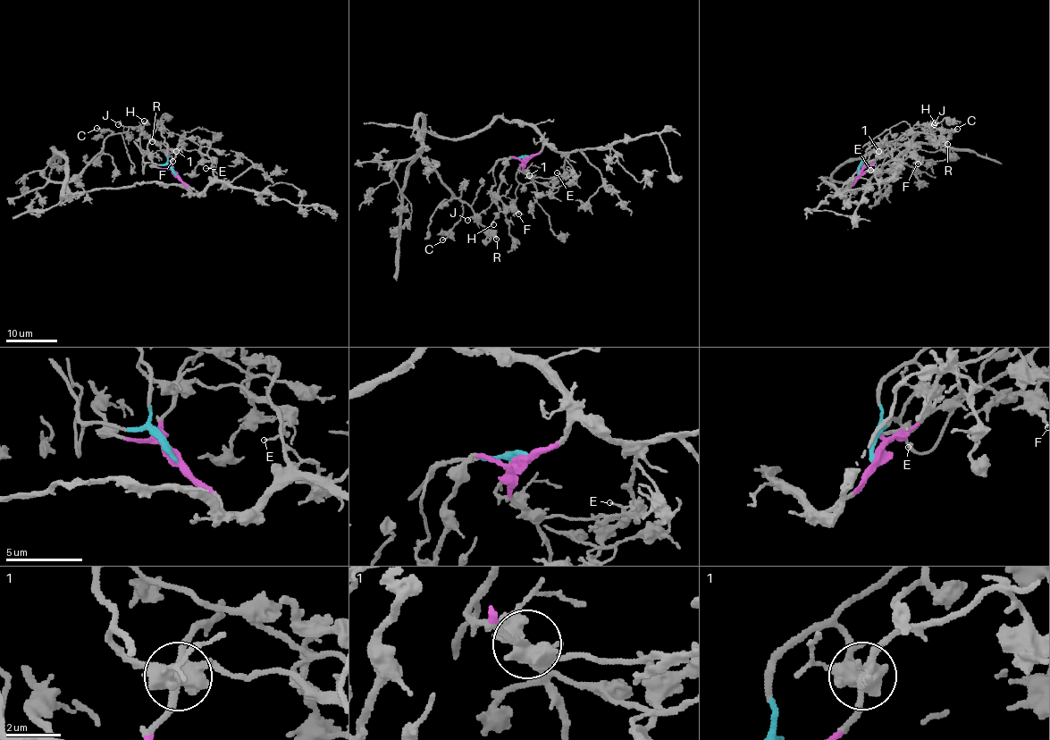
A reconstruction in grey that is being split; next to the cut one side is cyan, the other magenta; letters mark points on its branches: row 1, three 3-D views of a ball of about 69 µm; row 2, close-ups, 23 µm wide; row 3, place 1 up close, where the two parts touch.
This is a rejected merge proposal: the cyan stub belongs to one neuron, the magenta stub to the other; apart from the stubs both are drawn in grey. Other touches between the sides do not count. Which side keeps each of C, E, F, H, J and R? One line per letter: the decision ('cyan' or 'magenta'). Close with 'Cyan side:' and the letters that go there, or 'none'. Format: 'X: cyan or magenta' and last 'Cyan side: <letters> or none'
C: magenta
E: cyan
F: magenta
H: cyan
J: cyan
R: magenta
Cyan side: E, H, J

